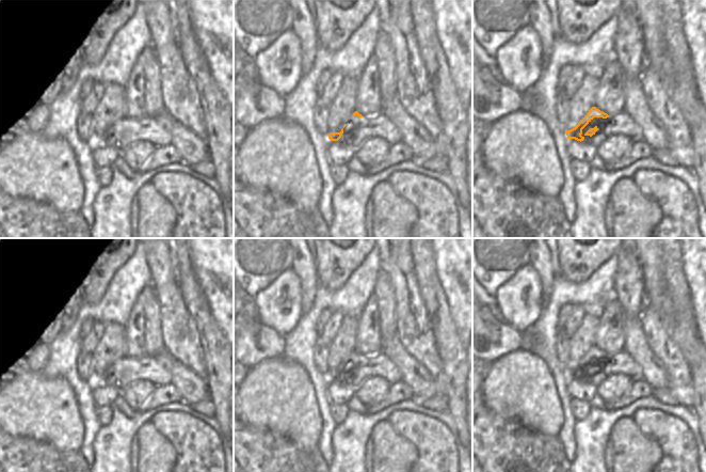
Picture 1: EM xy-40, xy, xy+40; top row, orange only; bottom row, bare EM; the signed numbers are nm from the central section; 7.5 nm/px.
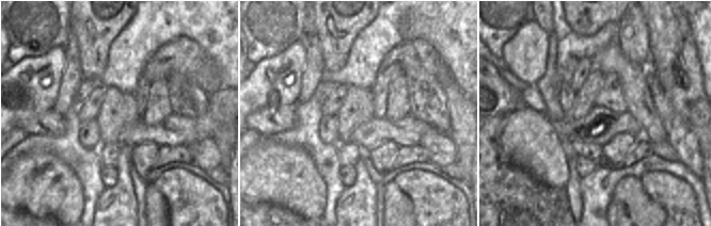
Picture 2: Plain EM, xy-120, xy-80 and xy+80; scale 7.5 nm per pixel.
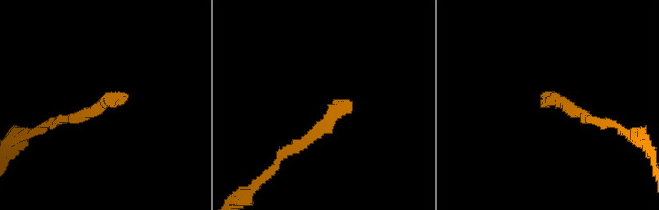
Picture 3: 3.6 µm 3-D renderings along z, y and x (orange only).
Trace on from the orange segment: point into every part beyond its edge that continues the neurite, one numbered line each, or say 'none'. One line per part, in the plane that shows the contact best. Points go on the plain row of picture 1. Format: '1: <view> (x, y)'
1: xy+40 (620, 363)

